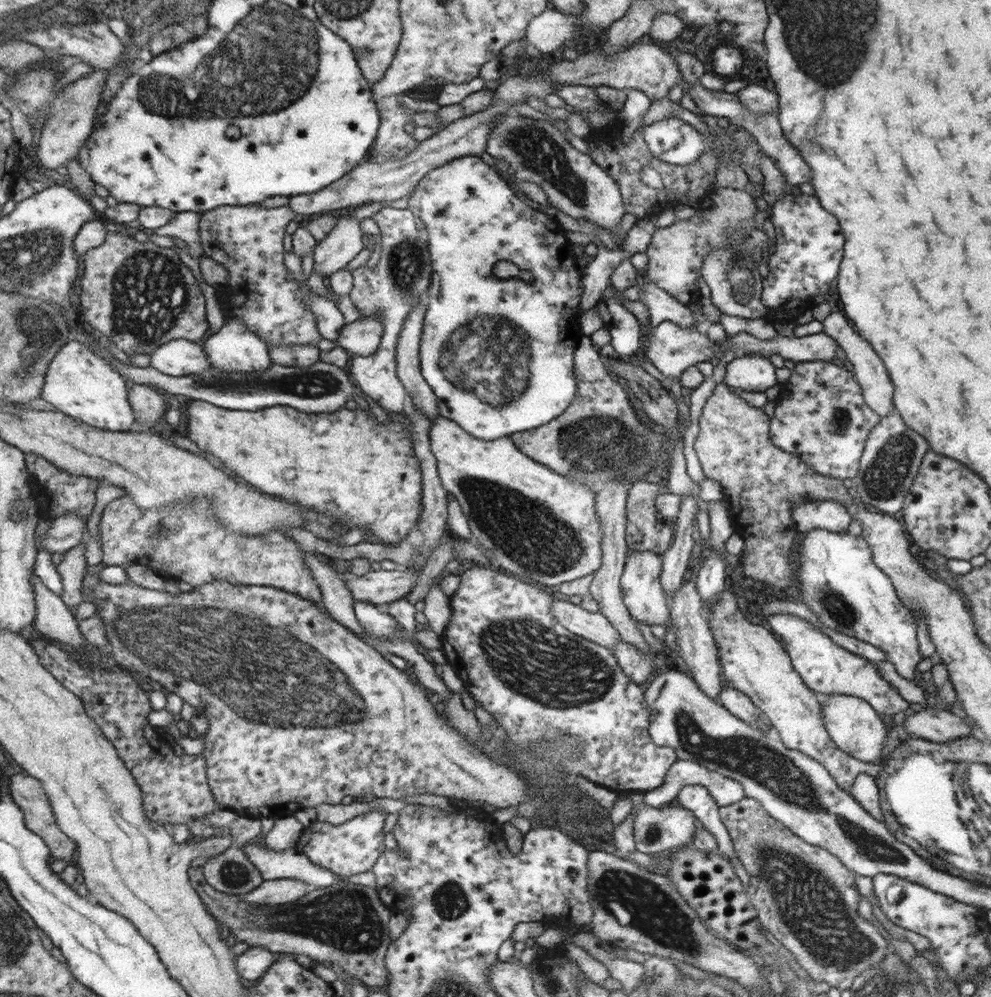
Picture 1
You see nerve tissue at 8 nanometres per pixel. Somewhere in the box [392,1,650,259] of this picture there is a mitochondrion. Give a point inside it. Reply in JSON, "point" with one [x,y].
{"point":[535,149]}

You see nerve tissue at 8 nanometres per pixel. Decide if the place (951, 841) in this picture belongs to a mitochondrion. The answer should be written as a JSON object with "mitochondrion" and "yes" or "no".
{"mitochondrion":"no"}

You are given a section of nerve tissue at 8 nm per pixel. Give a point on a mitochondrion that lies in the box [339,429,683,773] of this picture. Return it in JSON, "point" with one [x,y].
{"point":[526,656]}

